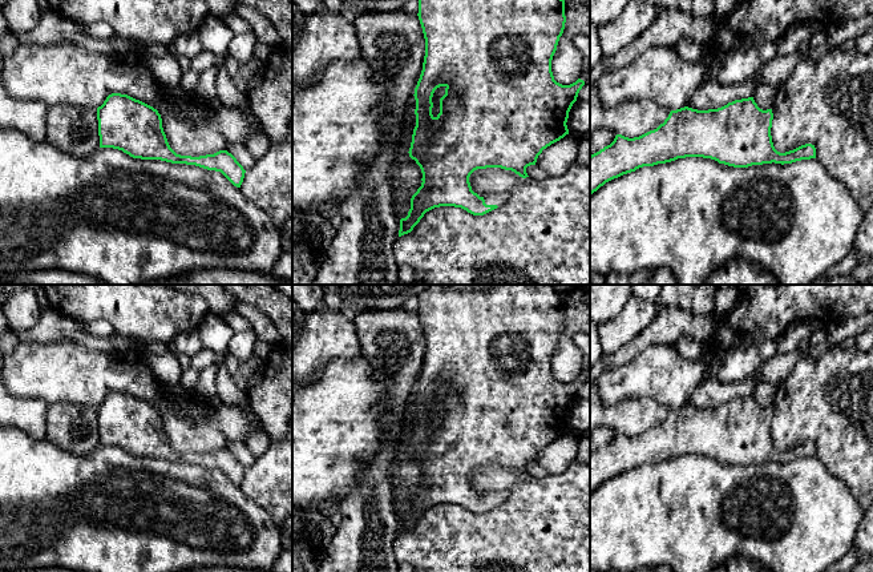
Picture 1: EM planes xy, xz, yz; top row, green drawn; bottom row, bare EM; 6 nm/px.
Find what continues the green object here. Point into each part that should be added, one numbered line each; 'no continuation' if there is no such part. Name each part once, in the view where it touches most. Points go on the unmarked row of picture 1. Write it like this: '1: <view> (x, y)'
1: xz (498, 498)

